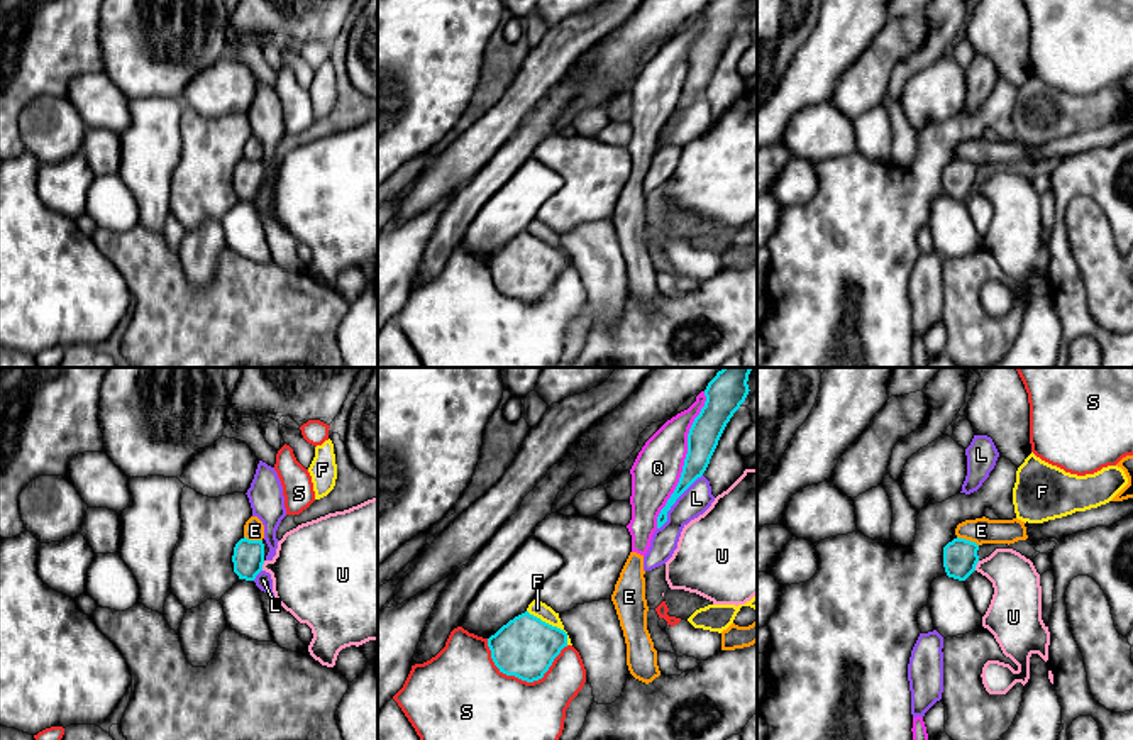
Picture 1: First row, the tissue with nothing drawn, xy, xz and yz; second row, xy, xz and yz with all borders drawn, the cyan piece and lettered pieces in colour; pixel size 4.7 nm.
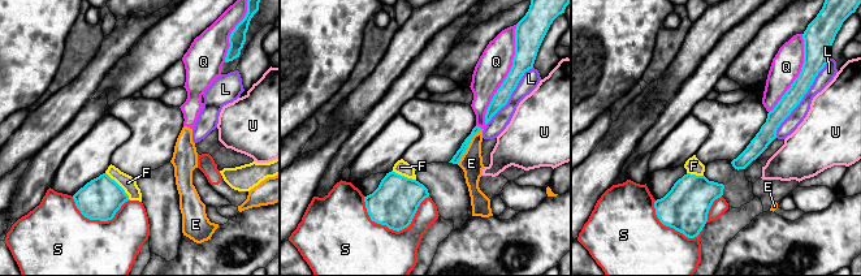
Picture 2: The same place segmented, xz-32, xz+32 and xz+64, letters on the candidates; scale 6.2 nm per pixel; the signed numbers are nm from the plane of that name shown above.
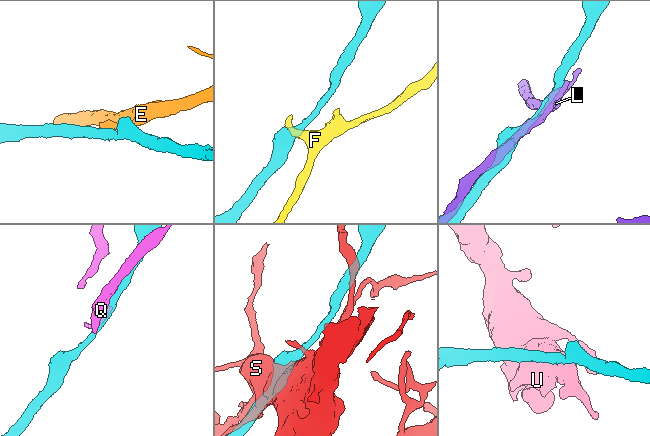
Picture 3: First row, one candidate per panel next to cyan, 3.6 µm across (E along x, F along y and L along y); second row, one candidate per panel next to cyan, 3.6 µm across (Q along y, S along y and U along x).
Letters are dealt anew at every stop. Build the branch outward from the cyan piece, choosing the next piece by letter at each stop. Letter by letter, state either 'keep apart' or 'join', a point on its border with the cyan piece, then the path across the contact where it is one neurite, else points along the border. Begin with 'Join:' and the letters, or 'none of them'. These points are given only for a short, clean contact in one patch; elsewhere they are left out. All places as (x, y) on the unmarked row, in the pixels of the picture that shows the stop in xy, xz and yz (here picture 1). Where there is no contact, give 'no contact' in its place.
Join: none of them
E: keep apart | yz (967, 161) | along yz (957, 156), (978, 166)
F: keep apart | xz (551, 246) | along xz (527, 231), (559, 248), (566, 254), (568, 265)
L: keep apart | xz (674, 122)
Q: keep apart | xz (685, 80)
S: keep apart | xz (522, 300)
U: keep apart | xy (261, 187) | along xy (265, 182), (261, 190)

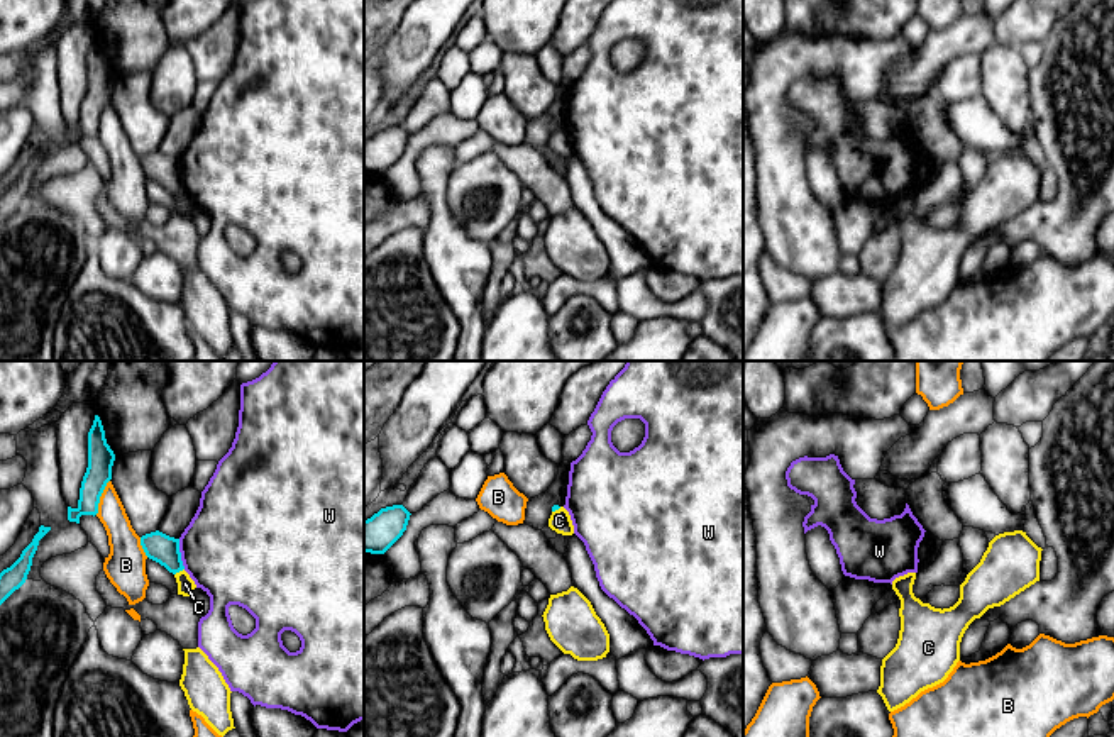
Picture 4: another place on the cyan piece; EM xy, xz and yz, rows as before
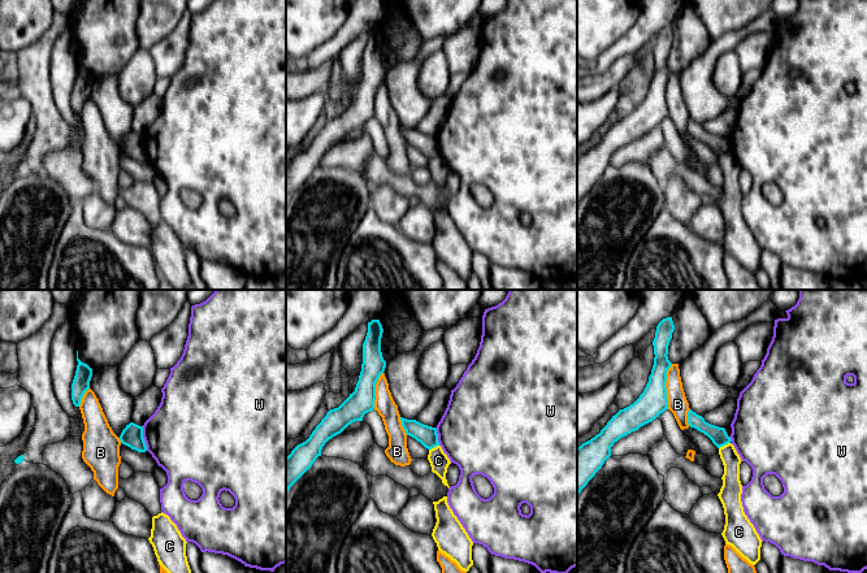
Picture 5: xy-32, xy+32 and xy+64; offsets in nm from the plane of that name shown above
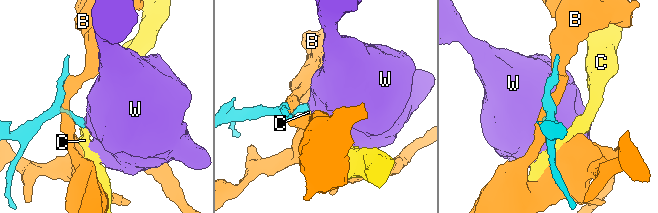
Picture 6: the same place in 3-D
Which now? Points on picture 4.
Join: none of them
B: keep apart | xy (100, 116)
C: keep apart | xy (178, 192) | along xy (183, 188), (175, 195)
W: keep apart | xy (180, 175) | along xy (178, 160), (185, 188)

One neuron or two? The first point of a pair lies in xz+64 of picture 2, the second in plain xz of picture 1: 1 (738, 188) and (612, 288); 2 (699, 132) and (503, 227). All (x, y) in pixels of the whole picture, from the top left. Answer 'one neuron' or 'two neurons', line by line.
1: one neuron
2: one neuron

